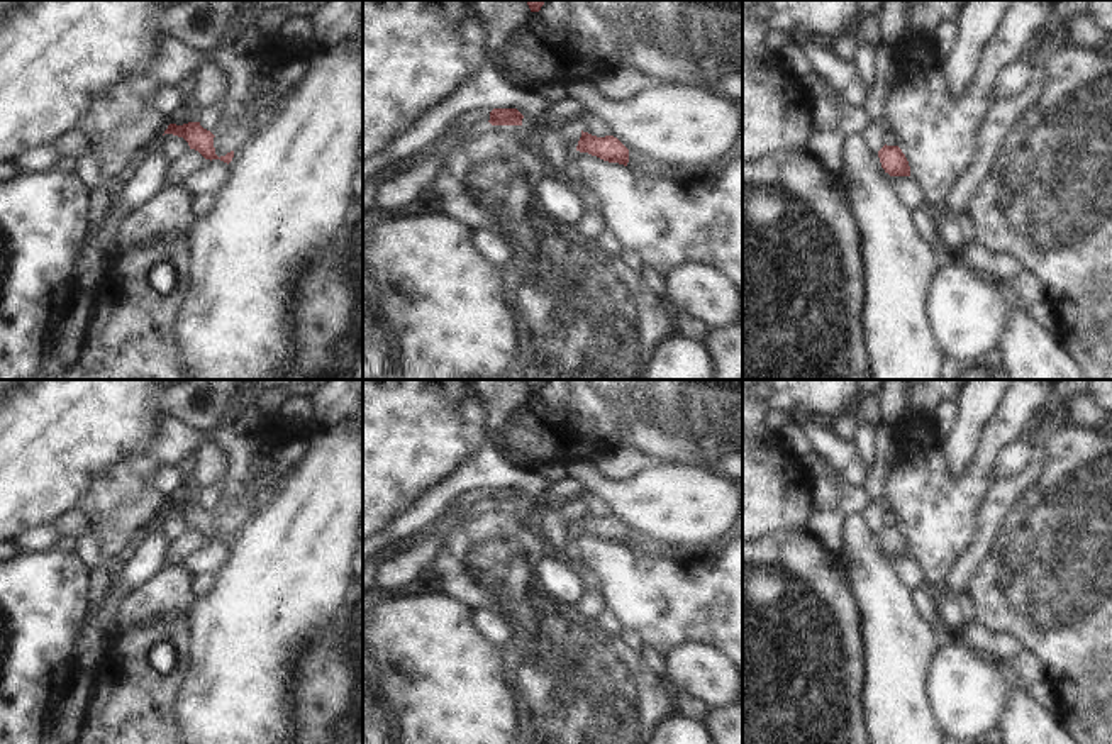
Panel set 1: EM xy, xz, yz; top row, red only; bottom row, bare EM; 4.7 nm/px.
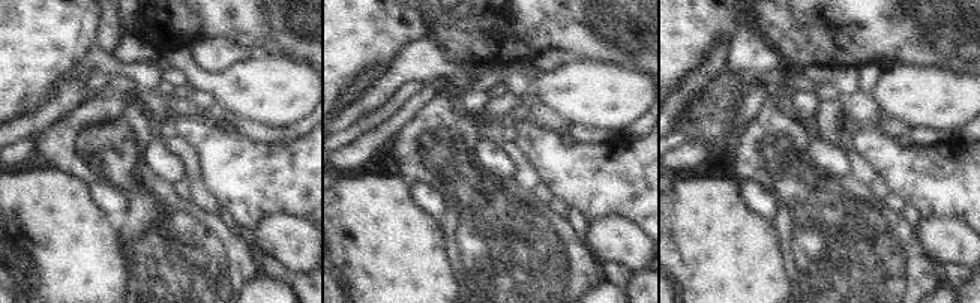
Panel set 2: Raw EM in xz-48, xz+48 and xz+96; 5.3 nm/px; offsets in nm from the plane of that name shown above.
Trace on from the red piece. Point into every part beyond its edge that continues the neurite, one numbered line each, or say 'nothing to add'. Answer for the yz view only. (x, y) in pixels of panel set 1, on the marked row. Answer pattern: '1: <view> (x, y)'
nothing to add

